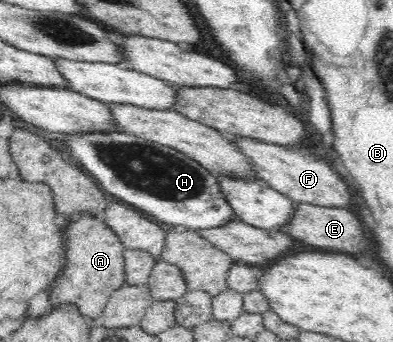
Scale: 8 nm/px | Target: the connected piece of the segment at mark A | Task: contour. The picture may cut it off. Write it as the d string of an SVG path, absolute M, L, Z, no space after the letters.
M83 211L76 215L77 222L65 227L67 238L67 264L61 276L49 290L51 304L73 303L79 312L90 322L101 316L107 301L120 286L126 282L124 252L127 248L121 239L107 226L102 215Z

